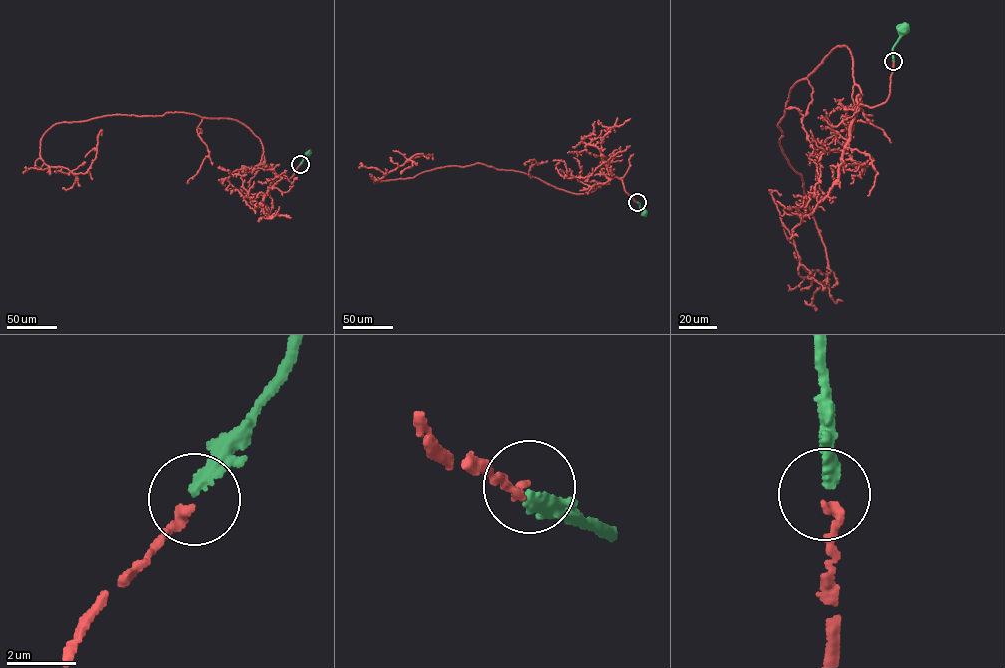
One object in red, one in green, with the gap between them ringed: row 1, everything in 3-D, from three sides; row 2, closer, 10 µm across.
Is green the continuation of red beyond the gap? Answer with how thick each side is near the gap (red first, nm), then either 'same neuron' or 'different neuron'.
260 nm thick on the red side, 360 nm on the other; same neuron

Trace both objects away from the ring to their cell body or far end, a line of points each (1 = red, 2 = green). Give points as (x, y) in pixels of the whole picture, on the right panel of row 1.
1: (893, 61), (887, 99), (855, 112), (837, 46), (778, 124), (830, 273), (798, 275), (781, 195)
2: (893, 60), (892, 48), (903, 30)

